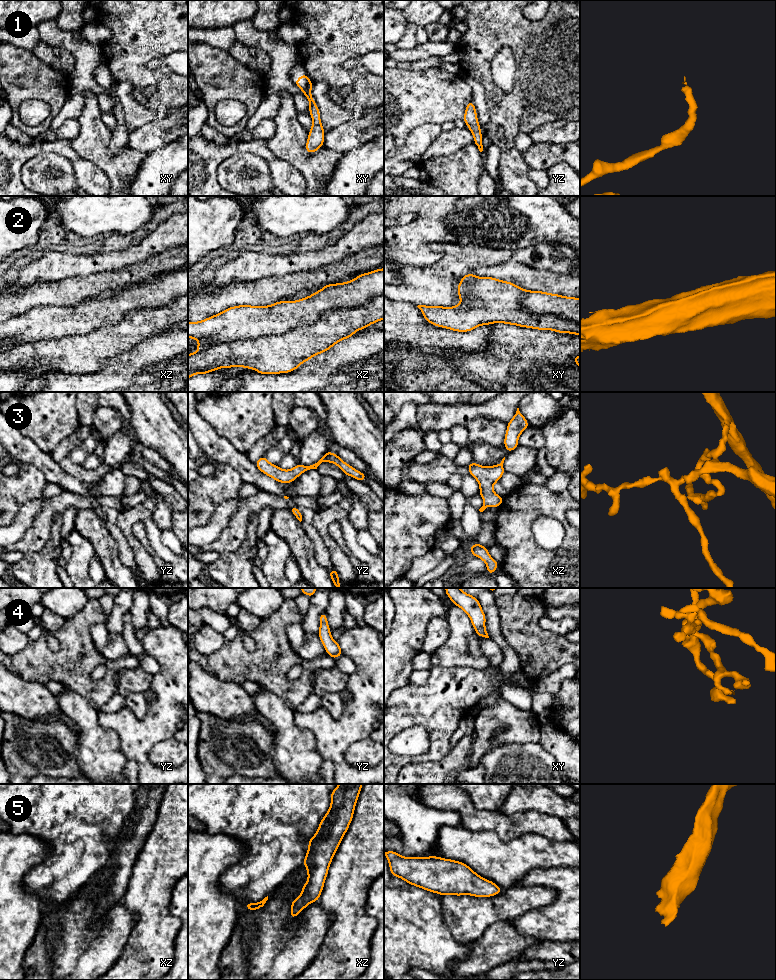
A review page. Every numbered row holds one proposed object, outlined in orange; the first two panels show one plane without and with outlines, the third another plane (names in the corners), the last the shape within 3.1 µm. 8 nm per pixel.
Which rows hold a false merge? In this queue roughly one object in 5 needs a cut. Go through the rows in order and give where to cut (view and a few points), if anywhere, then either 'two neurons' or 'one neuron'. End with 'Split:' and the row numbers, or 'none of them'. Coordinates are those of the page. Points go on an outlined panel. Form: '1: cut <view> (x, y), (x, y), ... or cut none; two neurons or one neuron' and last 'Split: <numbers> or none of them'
1: cut none; one neuron
2: cut xz (383, 293), (362, 305), (326, 310), (281, 333), (200, 350); two neurons
3: cut none; one neuron
4: cut none; one neuron
5: cut none; one neuron
Split: 2

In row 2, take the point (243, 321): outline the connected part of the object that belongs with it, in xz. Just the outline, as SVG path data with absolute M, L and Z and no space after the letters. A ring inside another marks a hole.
M384 268L360 274L348 282L324 285L321 290L297 301L278 301L268 306L229 307L207 319L195 323L188 322L188 338L198 340L196 348L204 350L221 342L282 334L302 324L317 321L326 311L363 306L382 294L384 294Z

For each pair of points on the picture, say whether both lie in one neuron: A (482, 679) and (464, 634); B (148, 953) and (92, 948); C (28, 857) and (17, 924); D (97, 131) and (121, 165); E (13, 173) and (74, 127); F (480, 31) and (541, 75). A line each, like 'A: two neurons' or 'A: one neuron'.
A: two neurons
B: two neurons
C: one neuron
D: one neuron
E: two neurons
F: one neuron

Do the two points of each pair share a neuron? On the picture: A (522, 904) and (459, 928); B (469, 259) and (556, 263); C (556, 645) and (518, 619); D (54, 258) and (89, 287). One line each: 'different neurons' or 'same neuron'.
A: same neuron
B: same neuron
C: same neuron
D: different neurons

